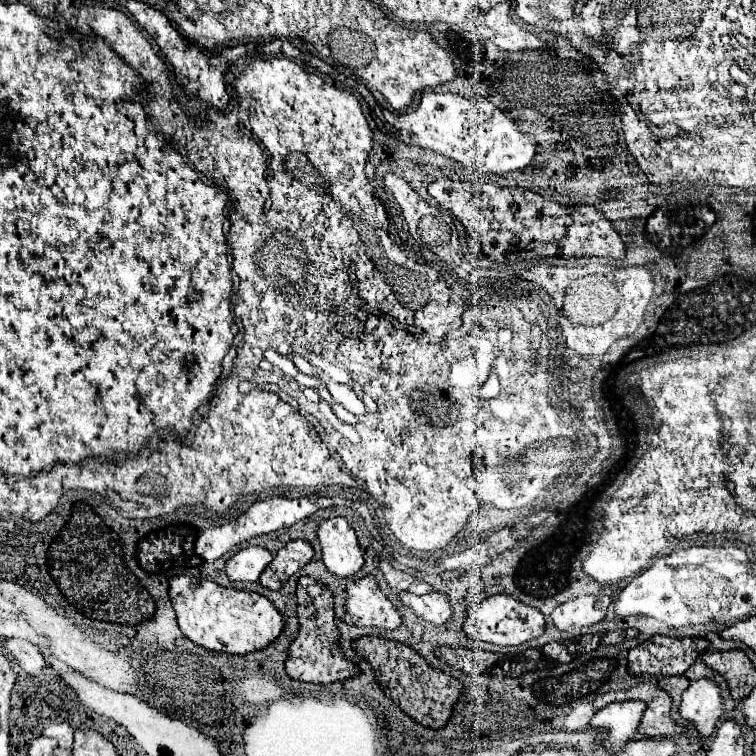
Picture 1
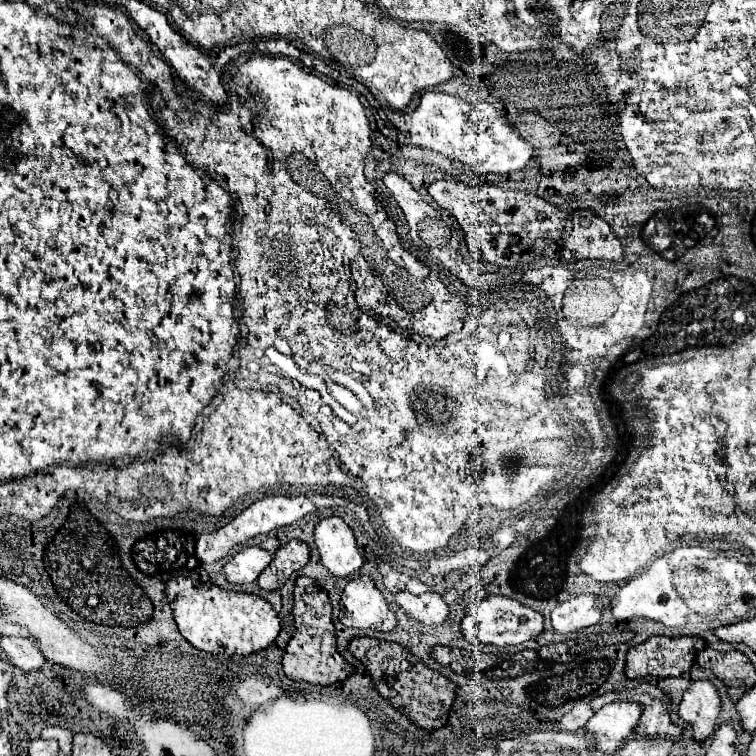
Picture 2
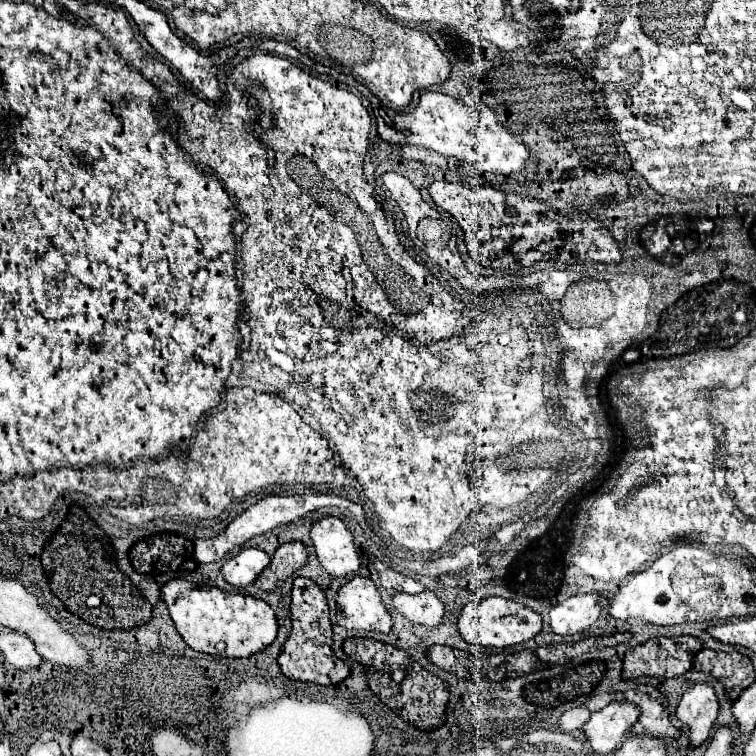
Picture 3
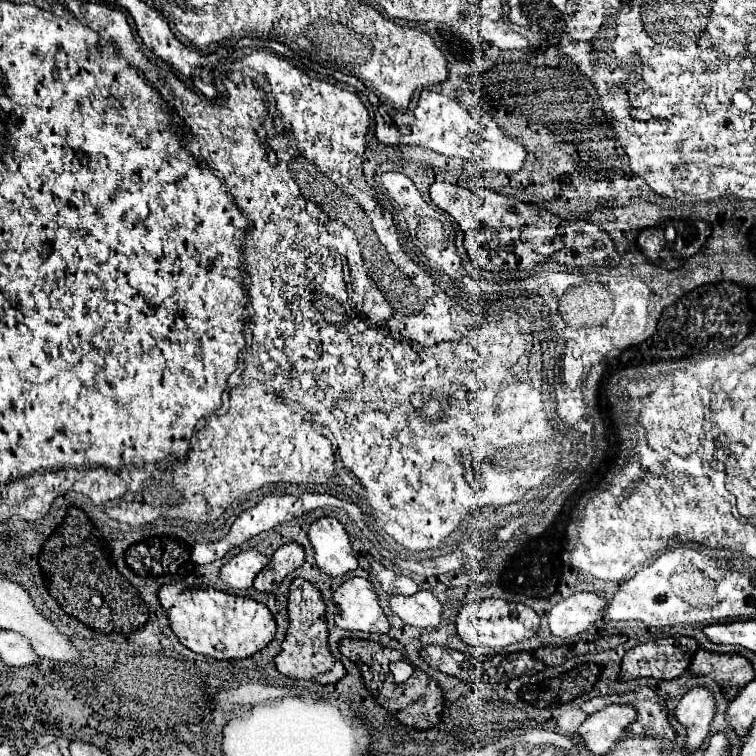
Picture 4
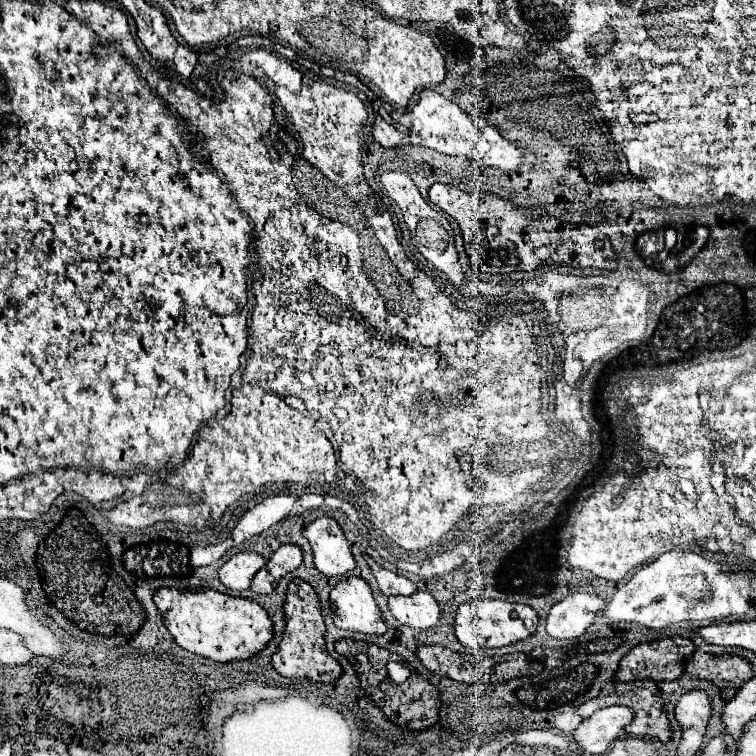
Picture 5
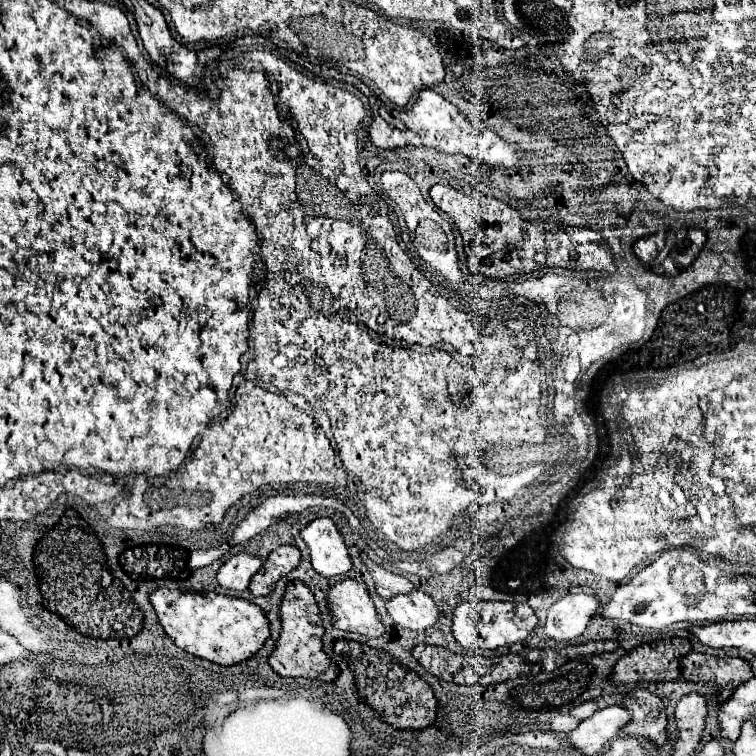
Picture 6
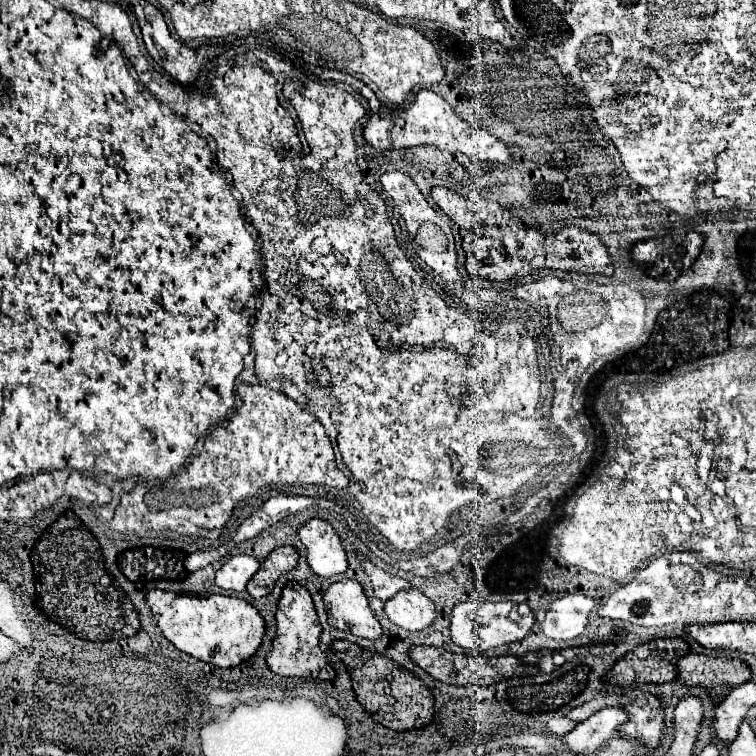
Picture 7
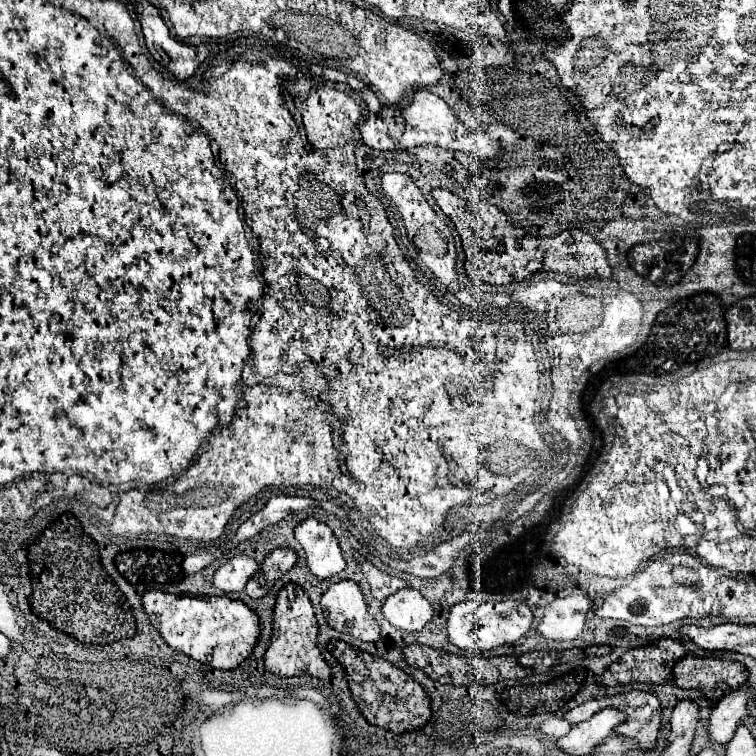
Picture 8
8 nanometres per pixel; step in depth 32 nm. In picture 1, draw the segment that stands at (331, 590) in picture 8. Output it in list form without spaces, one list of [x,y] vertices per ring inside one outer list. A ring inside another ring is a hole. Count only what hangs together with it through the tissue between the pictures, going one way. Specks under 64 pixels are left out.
[[[364,576],[352,582],[348,588],[348,612],[344,620],[356,626],[378,626],[378,628],[398,628],[402,624],[402,614],[398,608],[382,594],[374,576]]]

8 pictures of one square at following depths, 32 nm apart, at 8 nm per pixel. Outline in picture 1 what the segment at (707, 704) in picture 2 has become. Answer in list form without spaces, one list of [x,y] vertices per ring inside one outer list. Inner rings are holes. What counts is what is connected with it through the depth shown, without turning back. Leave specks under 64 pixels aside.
[[[698,678],[684,690],[680,716],[694,722],[700,736],[710,736],[722,716],[724,704],[720,688],[712,678]]]

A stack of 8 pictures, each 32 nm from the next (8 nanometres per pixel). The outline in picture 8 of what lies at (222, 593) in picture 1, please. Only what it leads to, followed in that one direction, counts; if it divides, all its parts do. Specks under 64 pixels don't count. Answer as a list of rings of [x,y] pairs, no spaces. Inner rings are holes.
[[[150,590],[144,594],[142,604],[150,616],[150,622],[162,630],[166,642],[176,642],[176,650],[210,664],[212,668],[236,668],[254,652],[254,646],[258,644],[260,620],[242,600],[228,596],[180,596]]]

